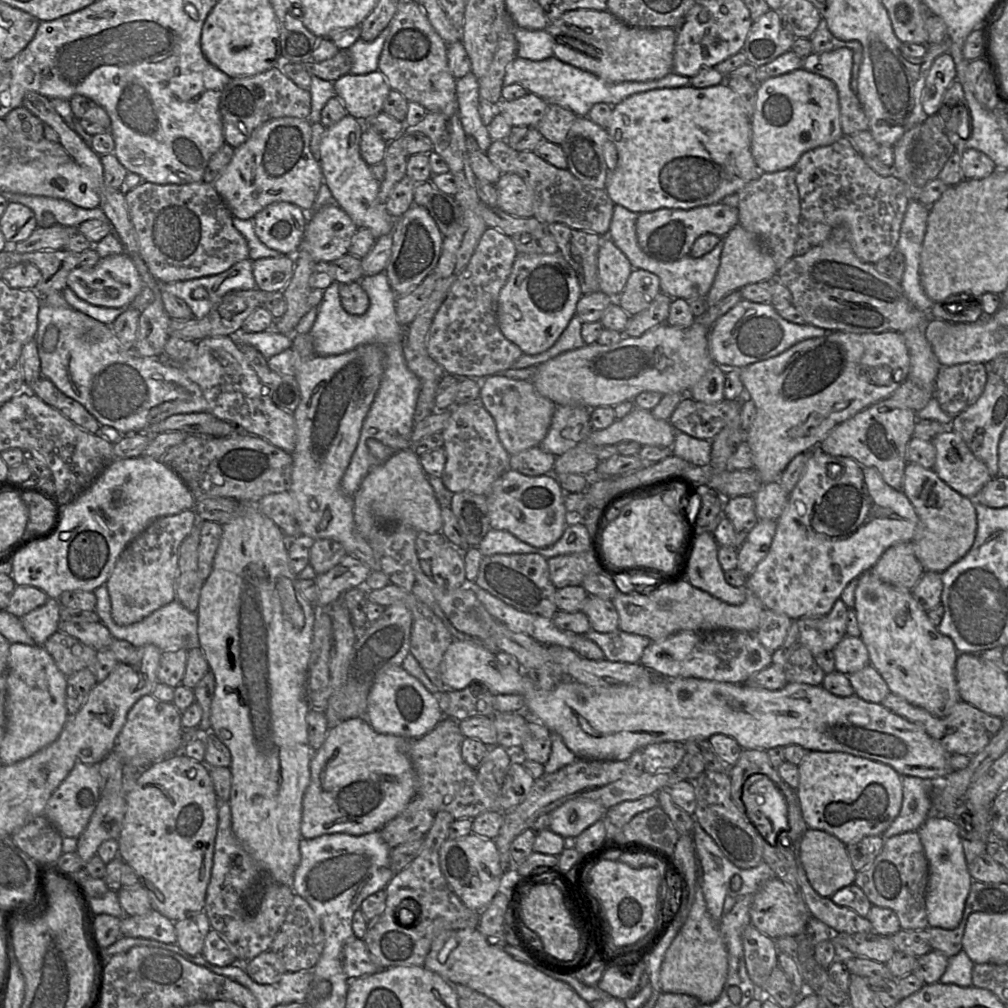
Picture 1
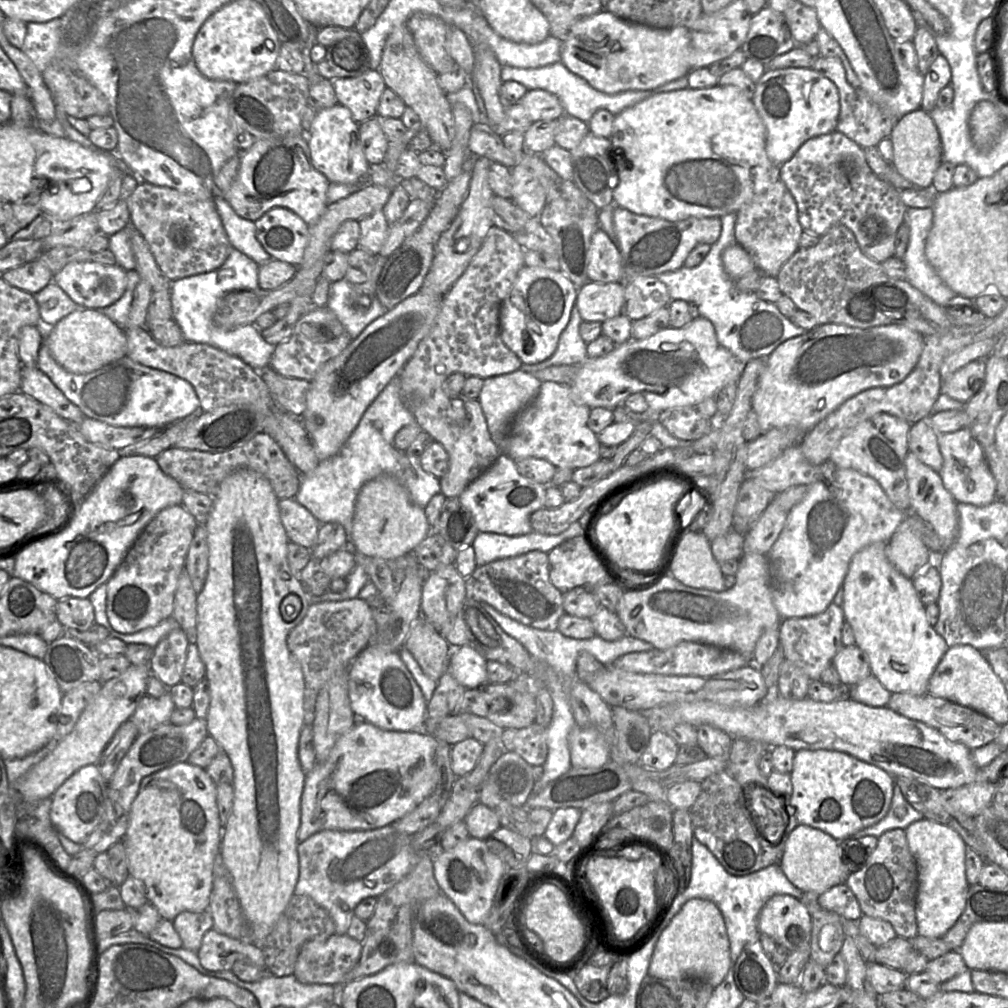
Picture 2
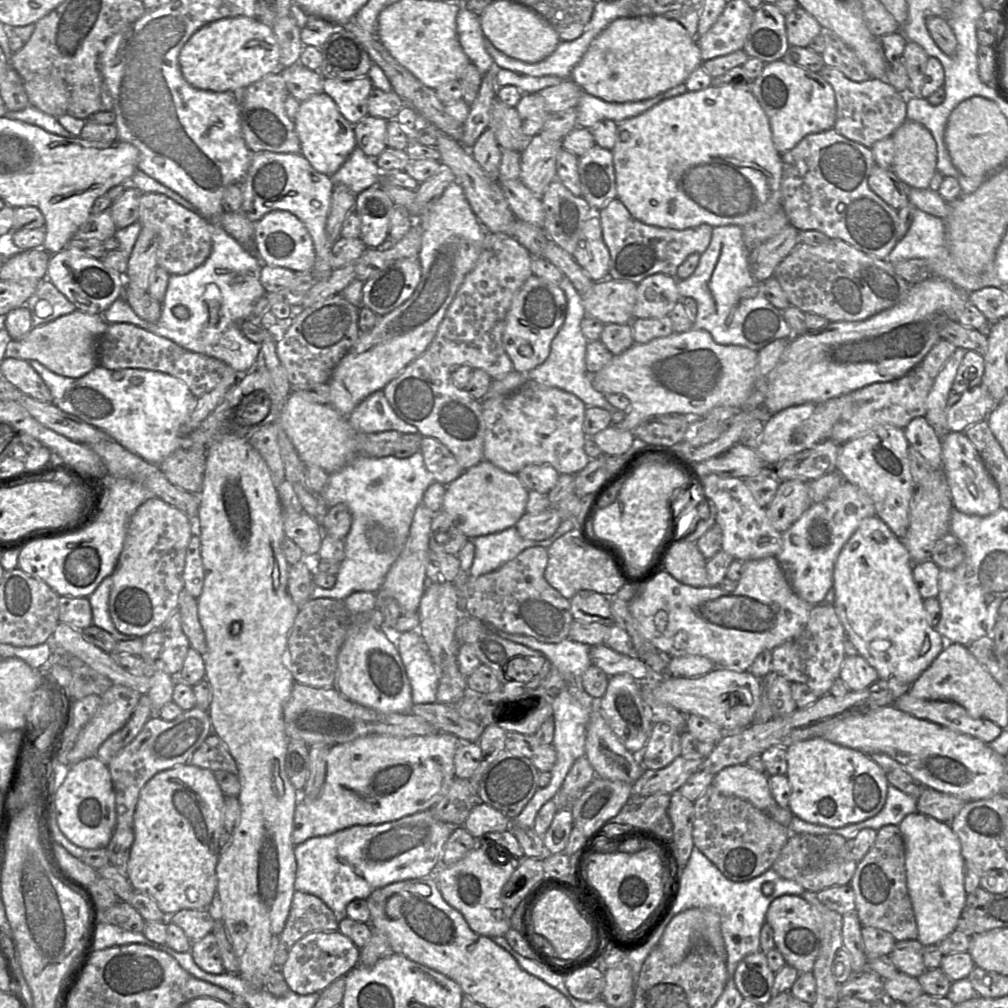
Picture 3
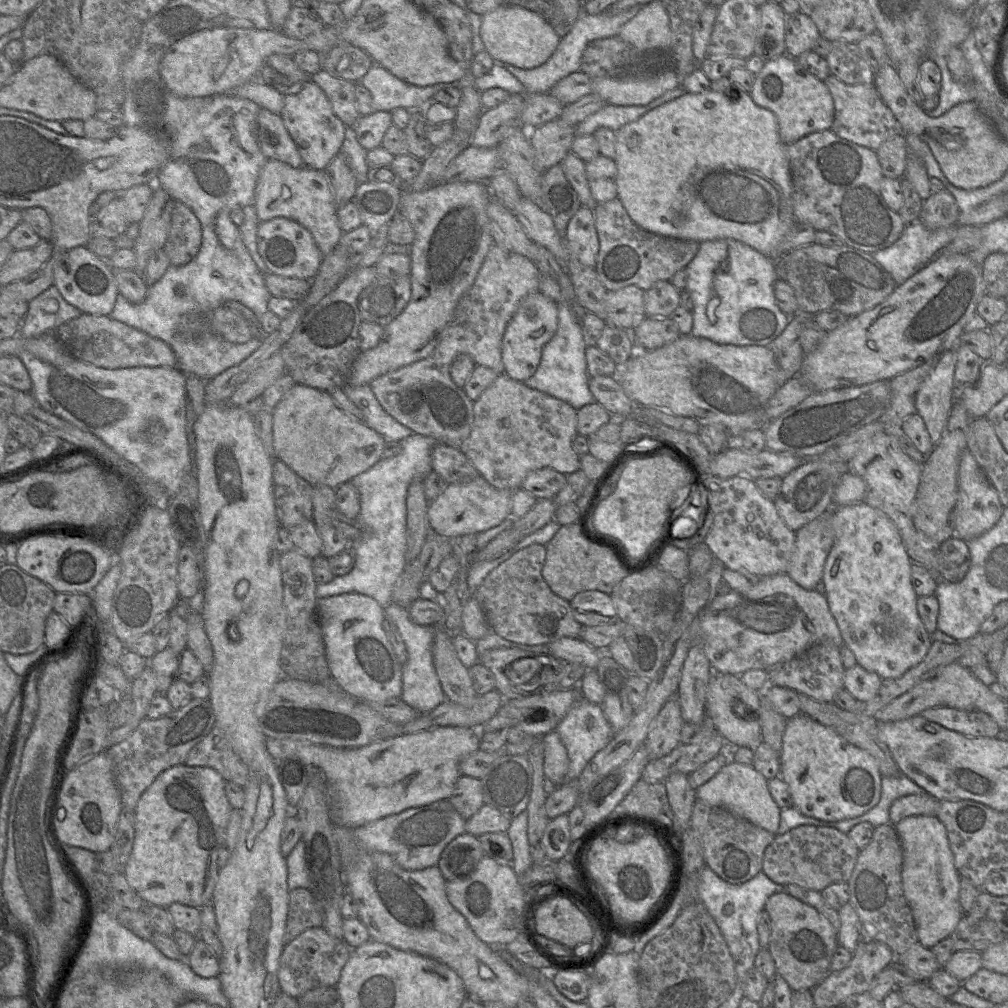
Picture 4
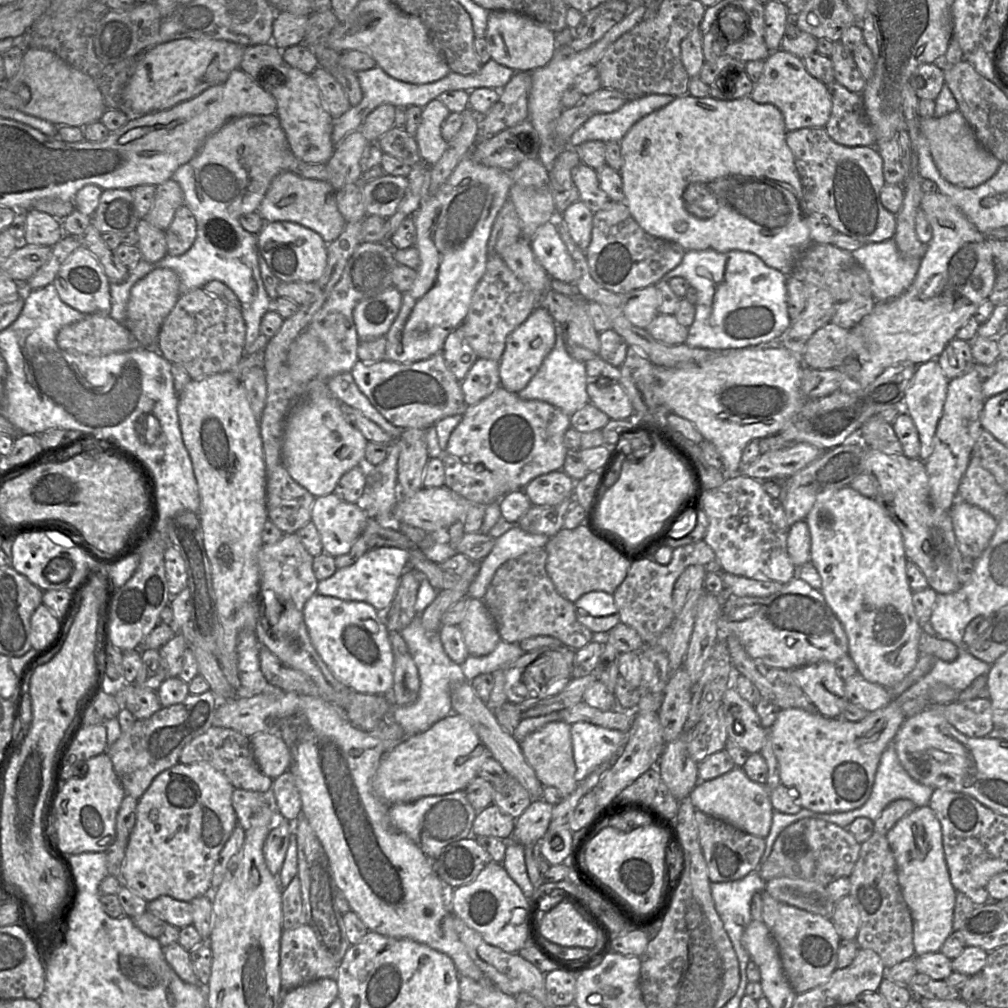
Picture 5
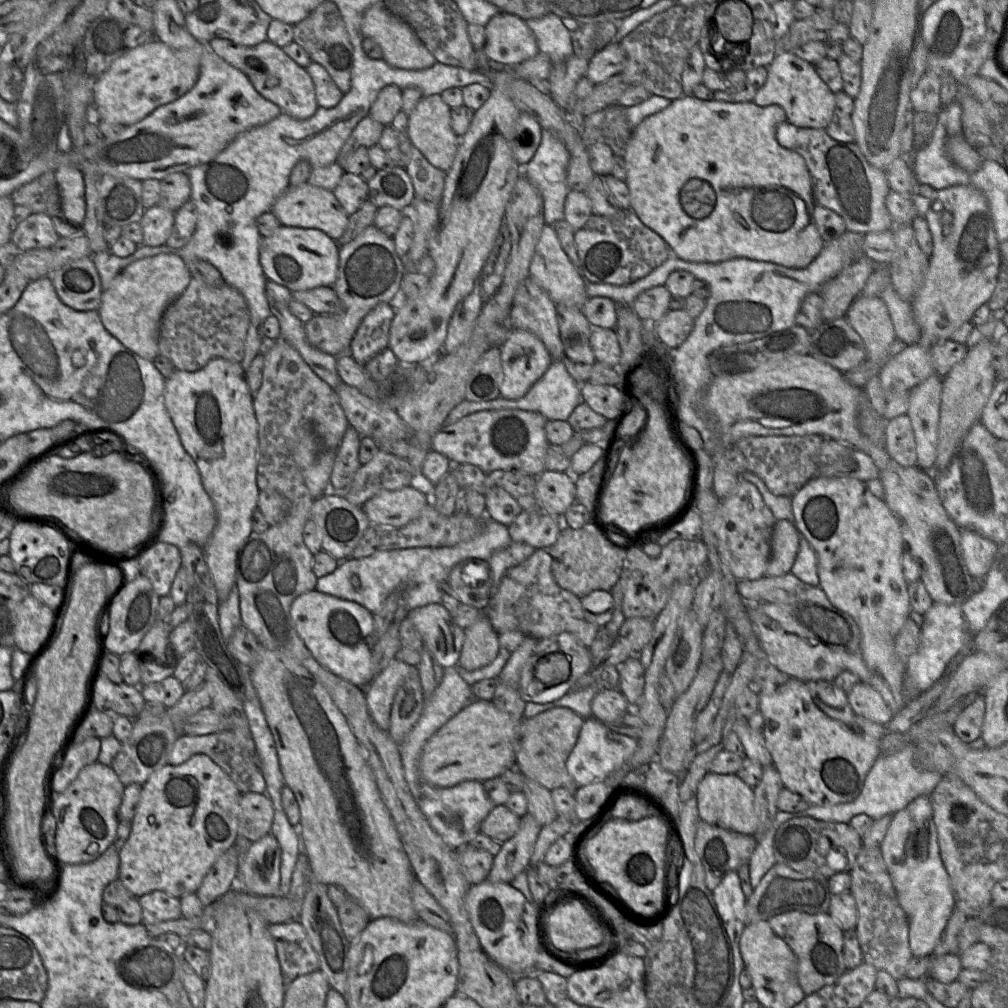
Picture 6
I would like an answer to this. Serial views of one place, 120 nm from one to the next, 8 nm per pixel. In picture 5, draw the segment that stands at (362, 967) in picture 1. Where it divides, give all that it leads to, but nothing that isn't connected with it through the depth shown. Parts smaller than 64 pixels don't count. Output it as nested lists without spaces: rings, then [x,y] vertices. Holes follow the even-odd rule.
[[[309,925],[283,929],[280,944],[280,978],[284,992],[318,979],[335,978],[338,968],[339,964],[322,948]]]

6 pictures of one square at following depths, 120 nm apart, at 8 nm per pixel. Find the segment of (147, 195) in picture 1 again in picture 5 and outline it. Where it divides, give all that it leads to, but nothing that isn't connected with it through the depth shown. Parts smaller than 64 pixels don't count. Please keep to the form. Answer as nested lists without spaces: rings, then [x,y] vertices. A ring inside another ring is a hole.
[[[181,206],[166,231],[167,254],[180,256],[193,245],[197,236],[196,219],[191,210]]]

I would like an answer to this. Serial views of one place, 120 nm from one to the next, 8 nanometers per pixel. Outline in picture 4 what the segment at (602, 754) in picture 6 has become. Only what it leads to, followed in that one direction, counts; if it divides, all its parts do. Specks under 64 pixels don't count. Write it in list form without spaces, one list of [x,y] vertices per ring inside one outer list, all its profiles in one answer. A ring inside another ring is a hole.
[[[584,697],[568,712],[556,731],[567,749],[570,760],[567,781],[577,781],[588,763],[609,744],[616,734],[603,711],[602,705],[594,704]]]

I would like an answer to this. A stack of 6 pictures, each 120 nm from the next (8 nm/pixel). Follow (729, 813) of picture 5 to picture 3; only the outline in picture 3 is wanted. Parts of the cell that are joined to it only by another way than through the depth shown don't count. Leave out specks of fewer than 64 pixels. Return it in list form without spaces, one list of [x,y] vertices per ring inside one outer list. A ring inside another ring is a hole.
[[[739,764],[718,772],[712,785],[722,794],[746,800],[765,812],[777,805],[770,792],[768,777],[766,772],[758,772],[746,764]]]

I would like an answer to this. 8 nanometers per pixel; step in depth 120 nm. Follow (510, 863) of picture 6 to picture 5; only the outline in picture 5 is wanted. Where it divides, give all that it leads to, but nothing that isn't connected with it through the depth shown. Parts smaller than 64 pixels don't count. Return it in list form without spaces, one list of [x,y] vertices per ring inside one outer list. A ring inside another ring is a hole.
[[[544,799],[531,802],[528,809],[516,819],[511,839],[523,846],[540,842],[549,829],[554,806]]]

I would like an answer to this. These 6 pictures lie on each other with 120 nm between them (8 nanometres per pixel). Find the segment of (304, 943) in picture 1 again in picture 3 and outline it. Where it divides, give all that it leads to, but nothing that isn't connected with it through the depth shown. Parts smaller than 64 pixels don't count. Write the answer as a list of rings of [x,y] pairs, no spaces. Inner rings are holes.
[[[295,891],[275,953],[274,967],[280,970],[293,945],[308,933],[338,930],[339,919],[340,917],[317,896]]]

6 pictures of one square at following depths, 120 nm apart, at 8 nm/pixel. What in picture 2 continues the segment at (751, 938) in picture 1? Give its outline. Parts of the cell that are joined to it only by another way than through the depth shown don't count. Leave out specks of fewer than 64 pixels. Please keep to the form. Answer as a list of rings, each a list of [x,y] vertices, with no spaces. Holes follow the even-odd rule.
[[[758,940],[746,944],[734,965],[734,981],[745,998],[759,1002],[771,996],[778,983],[777,967]]]

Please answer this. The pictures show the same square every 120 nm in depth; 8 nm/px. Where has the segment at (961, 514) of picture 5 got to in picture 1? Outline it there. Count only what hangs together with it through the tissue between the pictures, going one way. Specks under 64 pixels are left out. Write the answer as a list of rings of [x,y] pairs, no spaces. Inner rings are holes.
[[[950,428],[936,435],[931,442],[936,450],[934,472],[959,494],[973,499],[992,479],[986,465],[974,456],[962,437]]]

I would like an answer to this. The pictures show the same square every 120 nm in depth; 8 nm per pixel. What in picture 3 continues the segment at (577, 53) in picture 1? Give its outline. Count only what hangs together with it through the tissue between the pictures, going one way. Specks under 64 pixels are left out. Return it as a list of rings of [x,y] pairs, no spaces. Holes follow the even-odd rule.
[[[629,16],[612,21],[591,42],[580,62],[572,70],[570,78],[586,93],[606,102],[642,101],[685,83],[703,62],[696,37],[692,37],[676,20],[662,16]]]

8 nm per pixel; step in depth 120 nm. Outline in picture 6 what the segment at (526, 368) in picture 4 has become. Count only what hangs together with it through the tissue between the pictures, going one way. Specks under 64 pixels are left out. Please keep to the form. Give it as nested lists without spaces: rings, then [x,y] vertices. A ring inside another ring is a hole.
[[[511,330],[501,346],[502,383],[500,396],[508,400],[522,398],[545,374],[552,361],[545,345],[536,335],[526,330]]]

